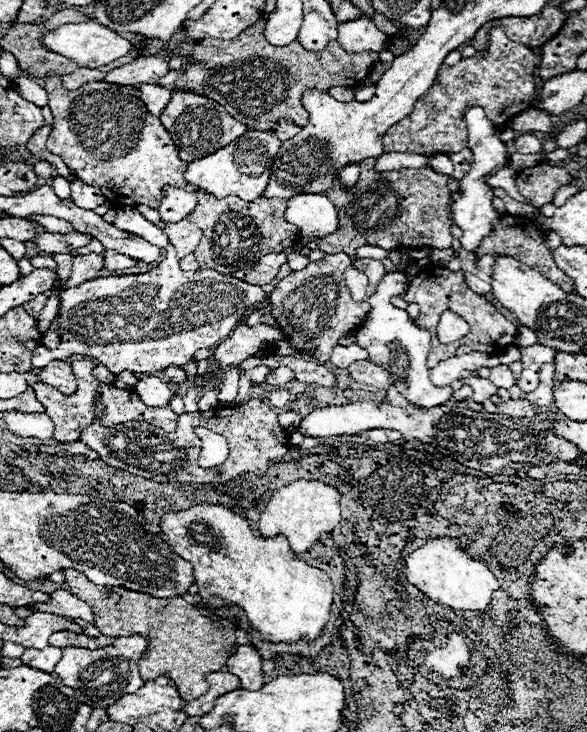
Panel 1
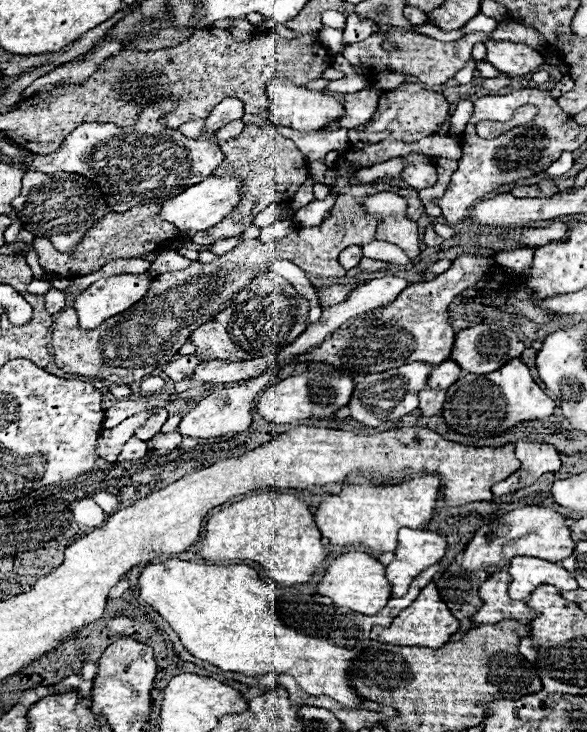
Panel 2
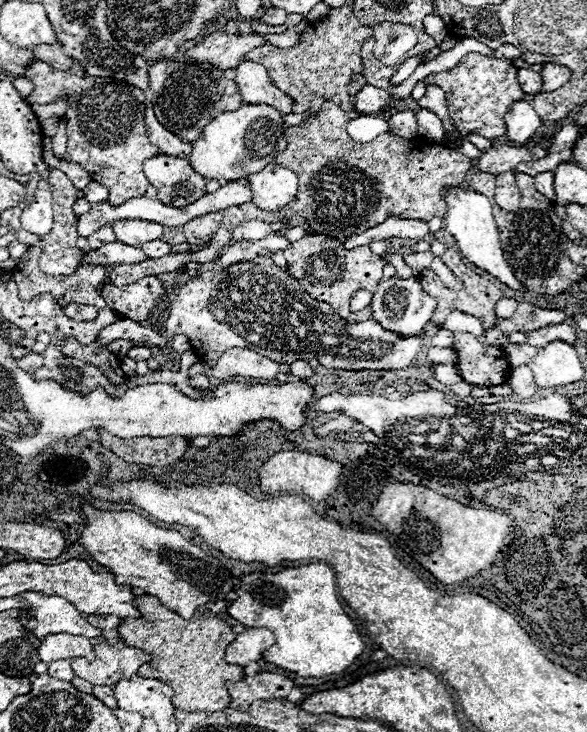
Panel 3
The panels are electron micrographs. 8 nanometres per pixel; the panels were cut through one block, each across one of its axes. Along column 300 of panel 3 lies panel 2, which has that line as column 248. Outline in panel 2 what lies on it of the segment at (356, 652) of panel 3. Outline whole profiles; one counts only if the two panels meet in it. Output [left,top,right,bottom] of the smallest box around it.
[138,560,440,710]

